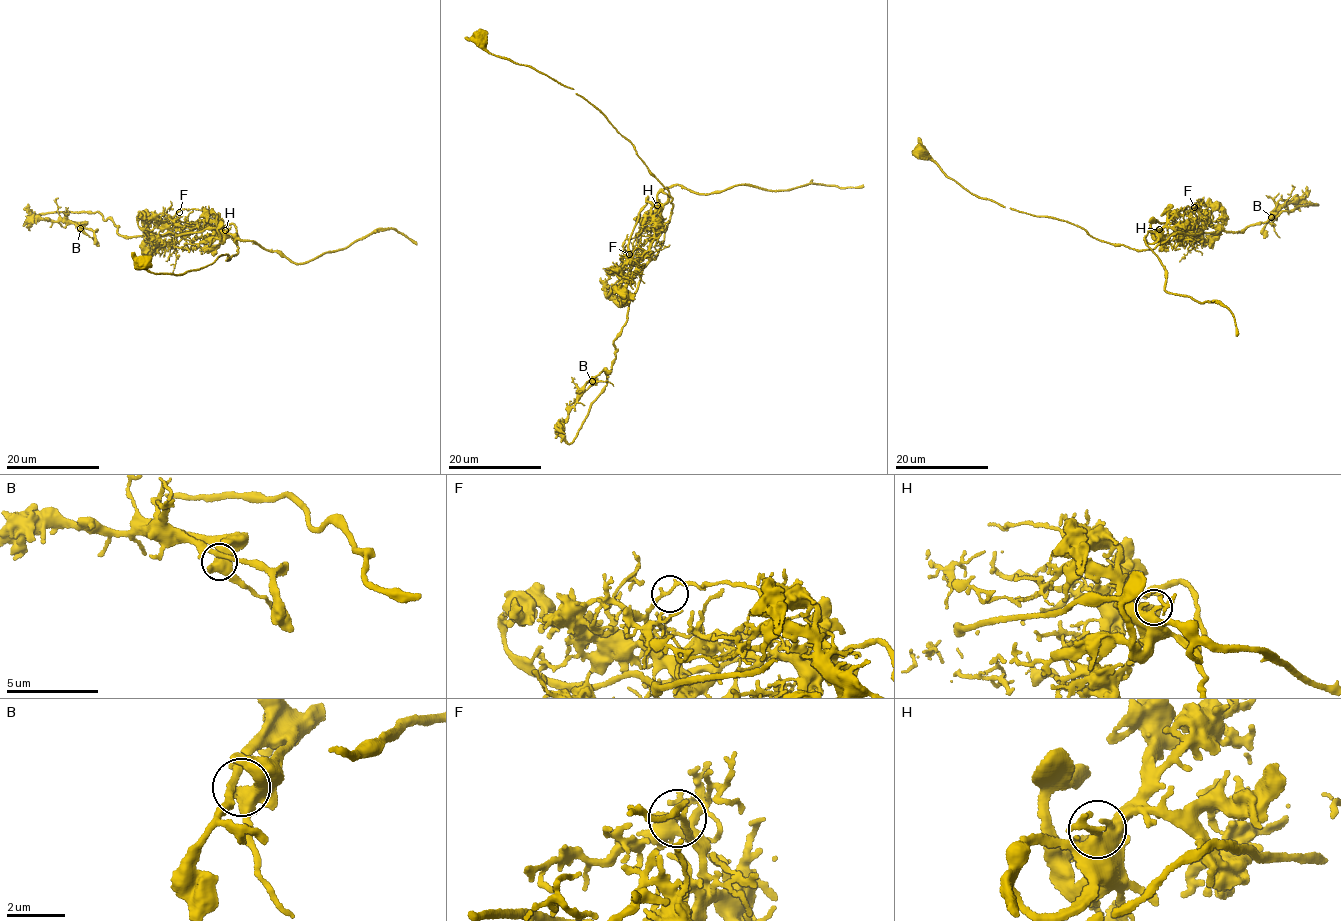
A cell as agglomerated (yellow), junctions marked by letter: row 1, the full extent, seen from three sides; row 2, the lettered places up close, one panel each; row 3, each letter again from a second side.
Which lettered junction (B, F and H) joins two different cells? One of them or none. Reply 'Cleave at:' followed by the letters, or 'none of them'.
Cleave at: F

